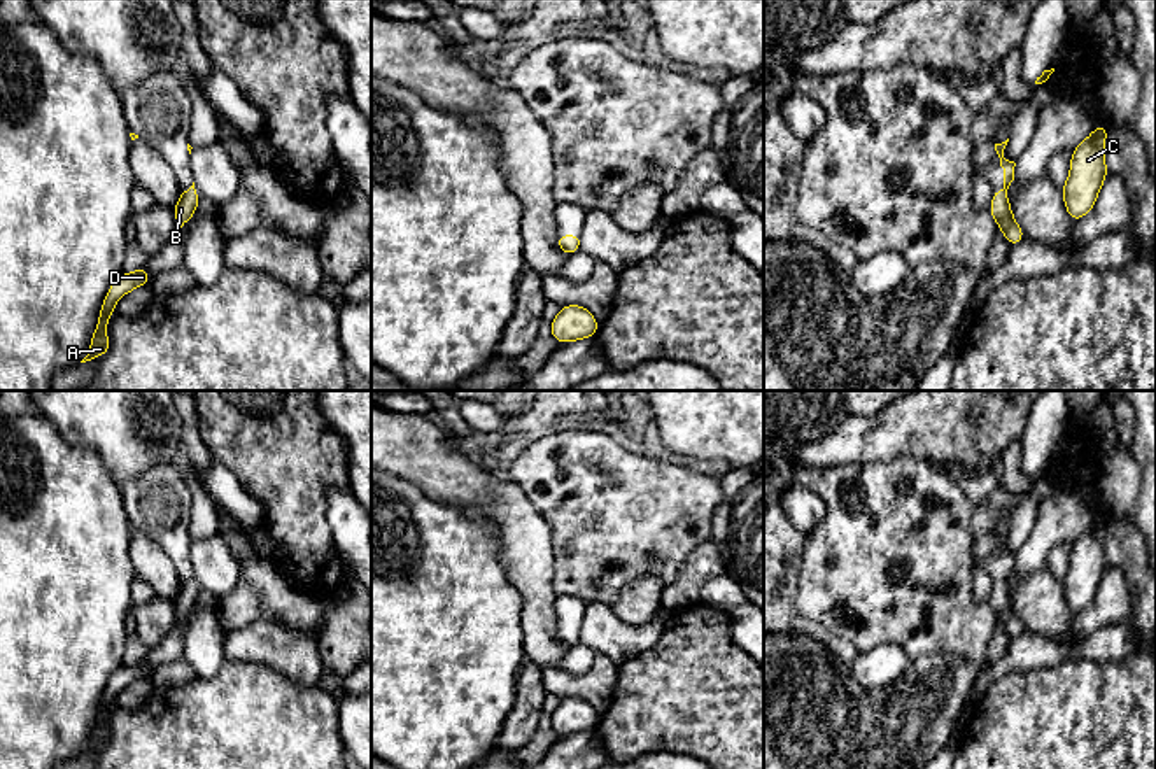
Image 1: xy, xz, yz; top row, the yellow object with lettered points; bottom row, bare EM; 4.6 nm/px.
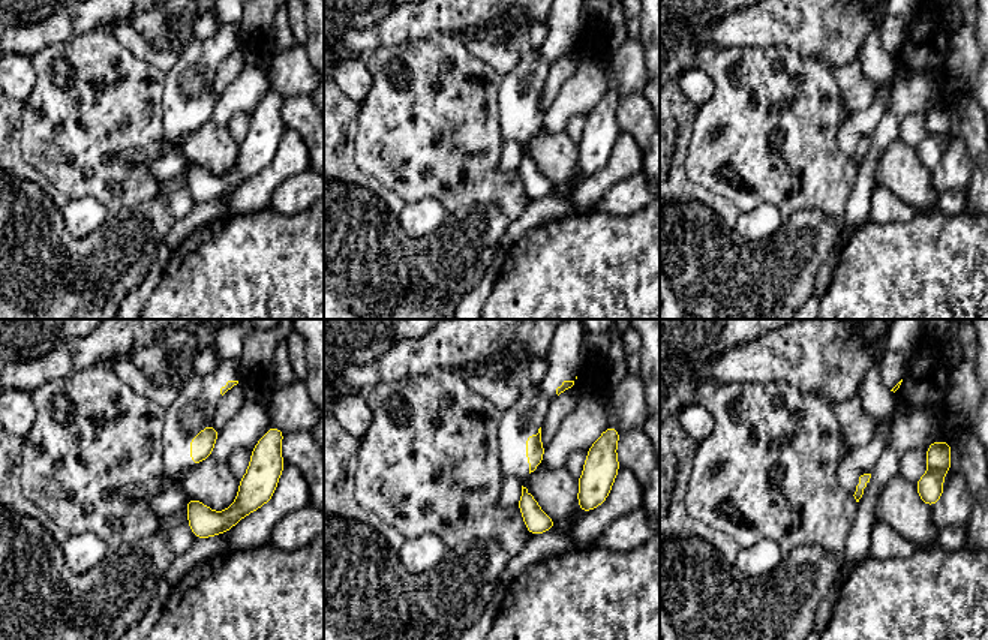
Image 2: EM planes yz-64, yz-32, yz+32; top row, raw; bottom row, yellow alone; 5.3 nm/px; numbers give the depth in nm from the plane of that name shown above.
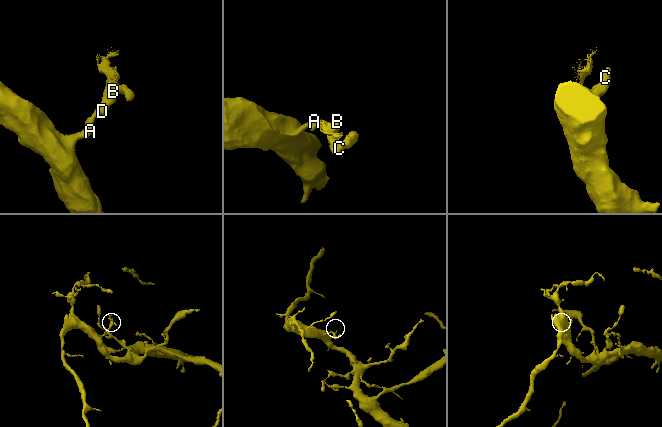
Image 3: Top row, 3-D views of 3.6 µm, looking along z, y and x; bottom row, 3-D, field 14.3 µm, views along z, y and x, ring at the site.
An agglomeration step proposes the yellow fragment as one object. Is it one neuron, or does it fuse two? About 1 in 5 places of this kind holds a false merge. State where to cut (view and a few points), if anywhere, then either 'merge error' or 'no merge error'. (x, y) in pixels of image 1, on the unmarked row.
no cut | no merge error

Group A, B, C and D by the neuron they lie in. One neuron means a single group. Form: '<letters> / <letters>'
A B C D

